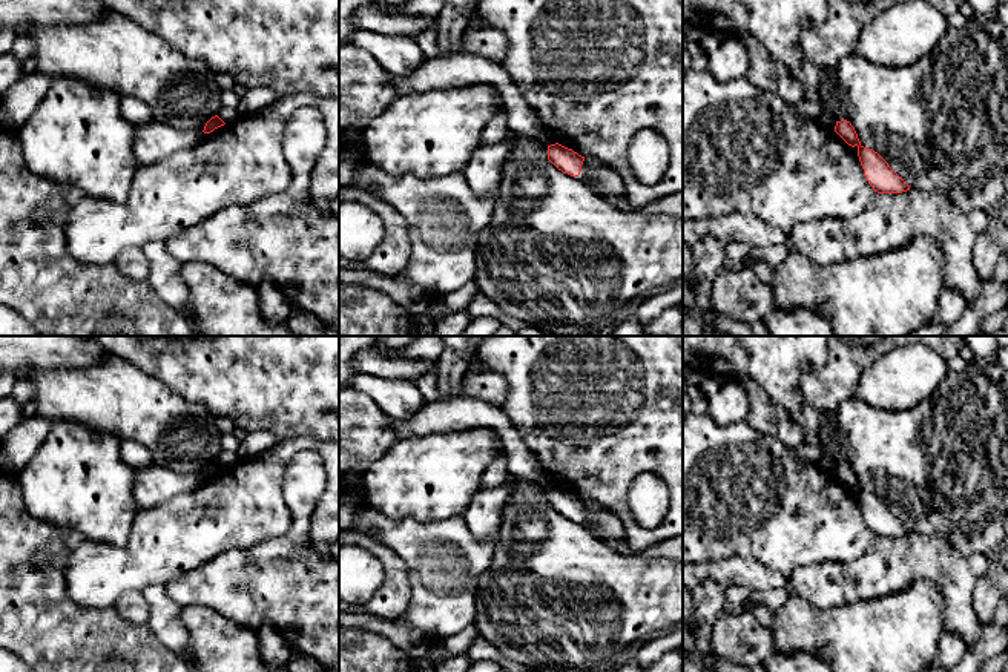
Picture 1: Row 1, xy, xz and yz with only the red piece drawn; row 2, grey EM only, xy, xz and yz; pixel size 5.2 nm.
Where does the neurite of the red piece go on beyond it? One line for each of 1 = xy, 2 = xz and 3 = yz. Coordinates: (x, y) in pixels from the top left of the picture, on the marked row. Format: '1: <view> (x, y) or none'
1: none
2: none
3: none

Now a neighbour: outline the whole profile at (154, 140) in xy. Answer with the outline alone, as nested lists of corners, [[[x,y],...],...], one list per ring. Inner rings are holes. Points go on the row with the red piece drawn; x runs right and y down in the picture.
[[[158,120],[135,126],[133,152],[140,166],[149,166],[181,149],[198,144],[204,137],[201,129],[175,129]]]

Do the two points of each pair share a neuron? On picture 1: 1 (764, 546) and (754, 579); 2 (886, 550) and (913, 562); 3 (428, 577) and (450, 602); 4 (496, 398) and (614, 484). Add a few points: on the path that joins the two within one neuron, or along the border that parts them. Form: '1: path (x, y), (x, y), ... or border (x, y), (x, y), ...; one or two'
1: border (724, 557), (754, 557), (777, 569), (787, 580); two
2: path (892, 556), (896, 560), (907, 560); one
3: path (434, 583), (444, 596); one
4: border (491, 370), (496, 370), (505, 379), (504, 408); two

